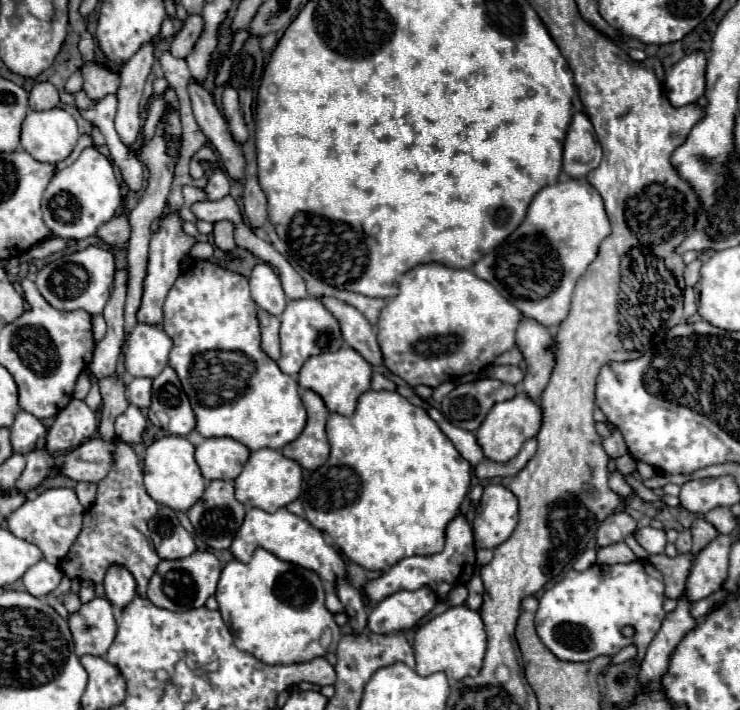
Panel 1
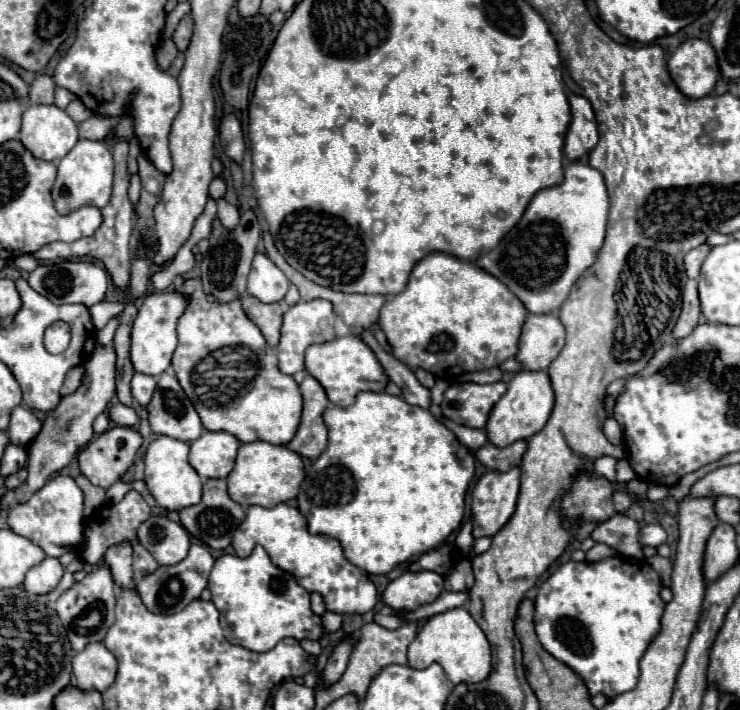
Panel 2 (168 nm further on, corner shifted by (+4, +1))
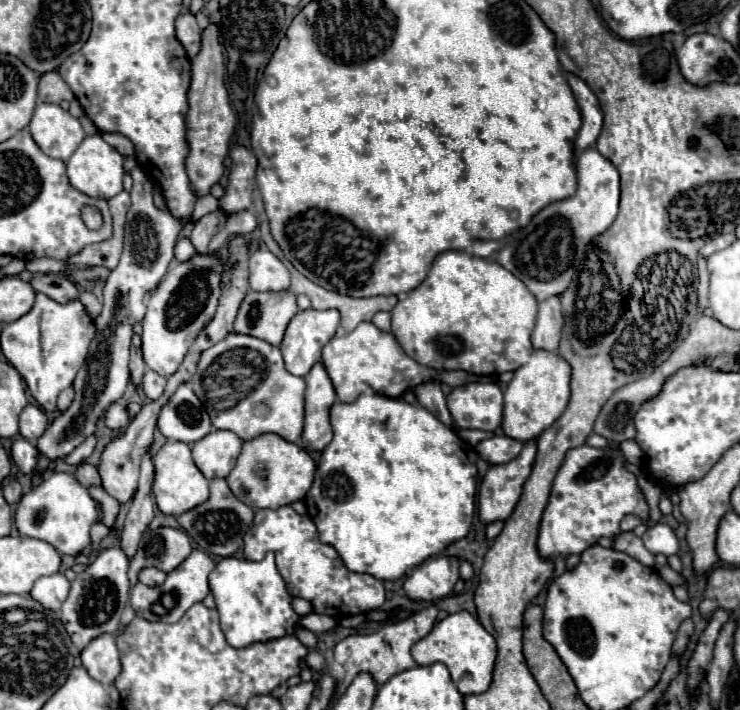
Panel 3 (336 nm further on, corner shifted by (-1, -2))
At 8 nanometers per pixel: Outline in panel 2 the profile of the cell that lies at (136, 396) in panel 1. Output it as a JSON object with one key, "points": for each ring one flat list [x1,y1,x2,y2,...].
{"points":[[135,373,133,381,131,381,131,391,135,401,139,401,141,405,147,405,153,397,153,391,157,387,157,379,151,375,143,375,143,373]]}

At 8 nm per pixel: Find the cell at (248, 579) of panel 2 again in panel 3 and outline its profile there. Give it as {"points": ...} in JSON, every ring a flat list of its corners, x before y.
{"points":[[266,554,260,562,246,558,222,558,210,572,210,592,216,600,222,632,230,646,248,648,256,642,268,642,294,634,300,616,292,608,292,594,274,566,274,554]]}

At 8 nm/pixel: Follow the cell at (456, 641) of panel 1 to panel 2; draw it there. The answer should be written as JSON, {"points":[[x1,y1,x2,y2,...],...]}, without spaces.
{"points":[[457,607,427,619,427,623,419,629,417,637,409,645,407,657,409,667,413,669,425,669,431,663,439,663,453,685,479,683,485,681,491,673,491,645,465,607]]}

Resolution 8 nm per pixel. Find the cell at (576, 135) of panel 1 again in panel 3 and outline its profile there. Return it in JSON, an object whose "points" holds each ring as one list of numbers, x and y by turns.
{"points":[[566,74,566,78,568,78,574,98,580,106,580,114,582,114,582,128,574,142,576,150,580,152,580,150,586,150,596,144,600,130,602,130,602,110,600,110,600,104,596,100,594,92,580,78,576,78,574,74]]}

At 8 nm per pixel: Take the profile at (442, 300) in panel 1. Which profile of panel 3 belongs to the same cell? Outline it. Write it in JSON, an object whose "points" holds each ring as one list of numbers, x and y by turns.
{"points":[[448,250,436,256,432,268,418,288,414,288,392,310,392,334,402,350,418,364,434,370,464,370,472,374,498,376,506,370,518,370,534,352,530,334,536,322,538,302,526,286,494,260,468,256]]}

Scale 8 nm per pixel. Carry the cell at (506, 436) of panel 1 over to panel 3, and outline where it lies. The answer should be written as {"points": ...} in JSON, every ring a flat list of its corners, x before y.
{"points":[[534,350,526,366,514,372,512,382,504,392,502,430,508,438,530,442,550,428,564,412,570,400,570,366,554,352]]}

